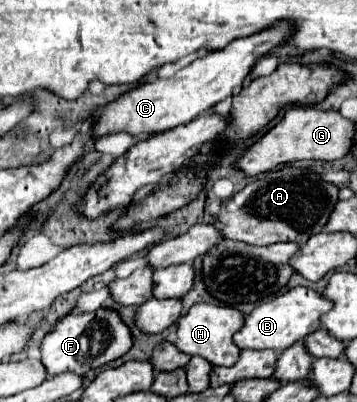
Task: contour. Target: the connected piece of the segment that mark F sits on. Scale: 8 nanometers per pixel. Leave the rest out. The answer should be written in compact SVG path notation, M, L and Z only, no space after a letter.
M97 309L93 313L63 317L53 327L53 331L49 331L41 341L41 363L47 369L47 377L65 371L85 375L91 369L111 363L113 359L119 359L129 349L131 349L129 327L121 321L121 317L115 311Z

